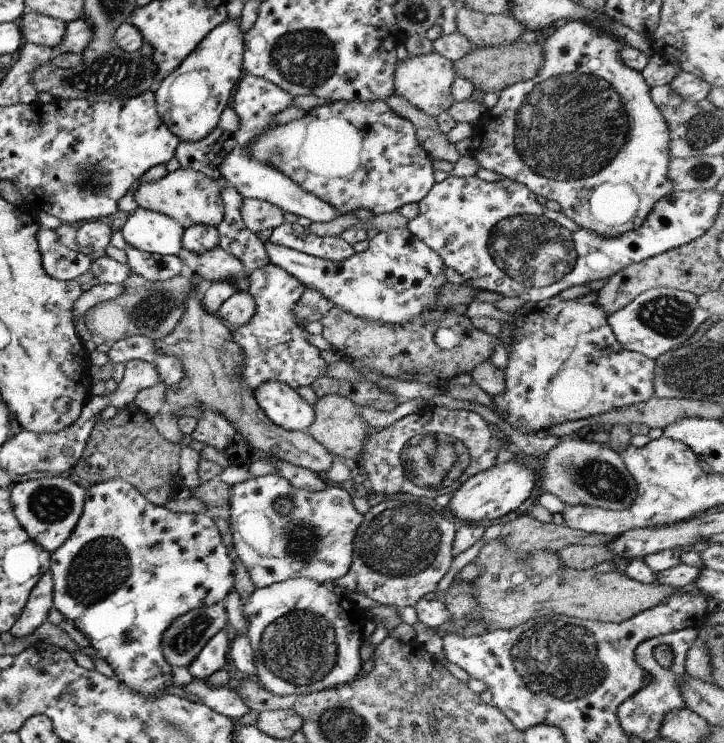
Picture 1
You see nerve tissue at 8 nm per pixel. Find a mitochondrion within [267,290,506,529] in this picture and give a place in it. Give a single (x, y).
(431, 460)

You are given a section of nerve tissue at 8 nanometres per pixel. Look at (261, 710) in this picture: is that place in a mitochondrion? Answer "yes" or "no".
no

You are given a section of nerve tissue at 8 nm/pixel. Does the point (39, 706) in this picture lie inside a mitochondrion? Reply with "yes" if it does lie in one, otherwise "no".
no

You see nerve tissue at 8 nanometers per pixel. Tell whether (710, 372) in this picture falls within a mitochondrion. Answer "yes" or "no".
yes

